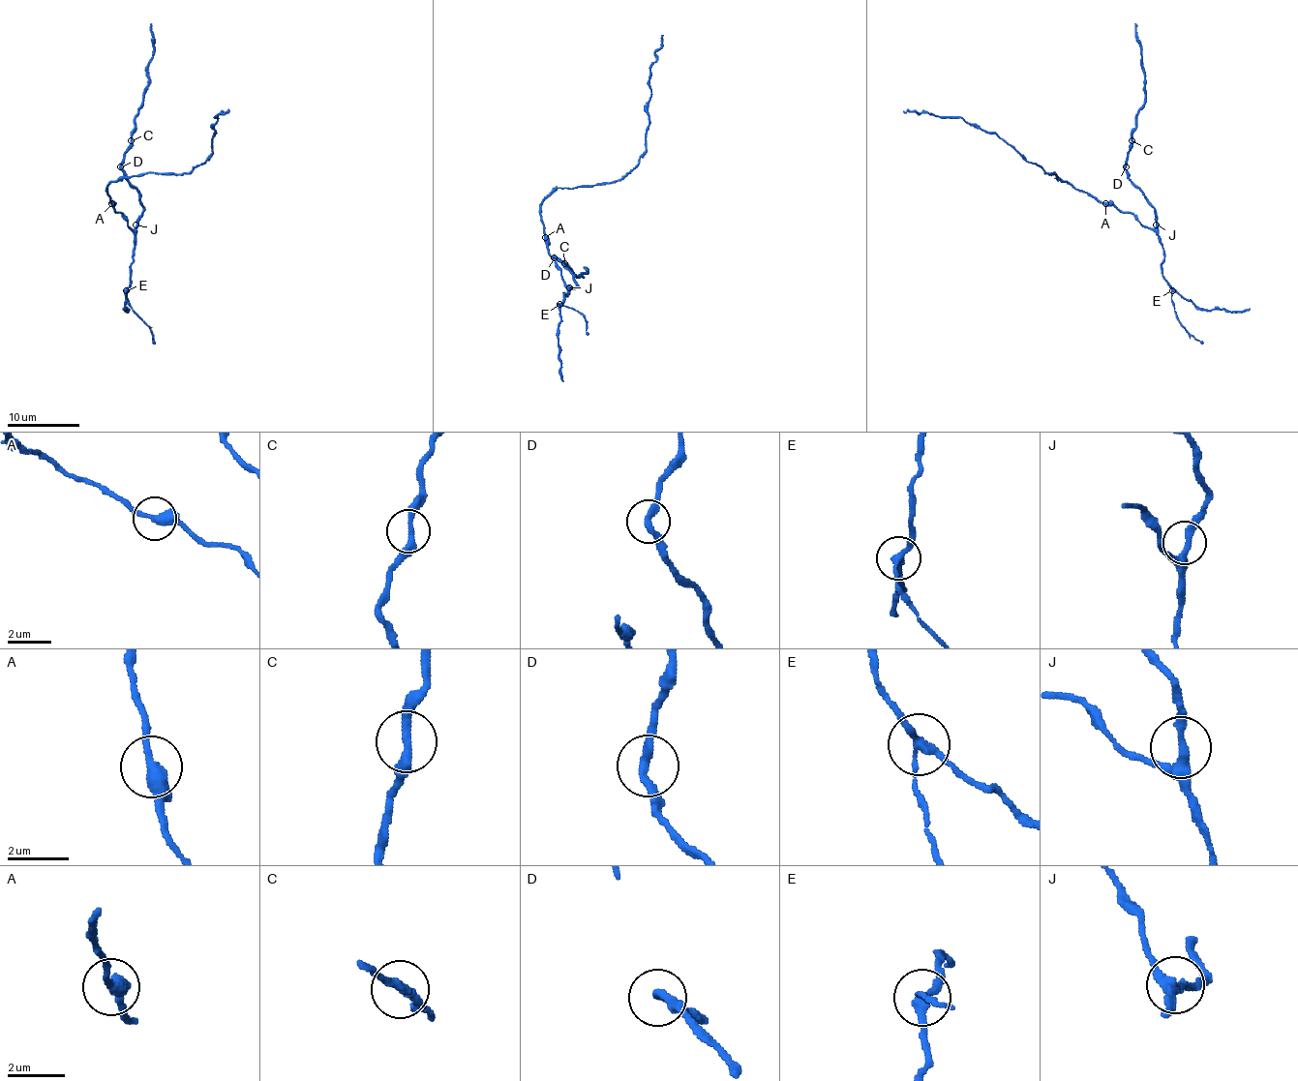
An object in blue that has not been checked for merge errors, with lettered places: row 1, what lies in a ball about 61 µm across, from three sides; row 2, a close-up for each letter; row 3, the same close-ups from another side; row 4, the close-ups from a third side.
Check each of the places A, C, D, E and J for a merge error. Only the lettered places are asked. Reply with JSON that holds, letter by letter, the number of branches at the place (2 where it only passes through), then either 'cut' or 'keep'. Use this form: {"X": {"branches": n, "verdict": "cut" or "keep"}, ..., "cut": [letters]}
{"A": {"branches": 3, "verdict": "keep"}, "C": {"branches": 2, "verdict": "keep"}, "D": {"branches": 2, "verdict": "keep"}, "E": {"branches": 3, "verdict": "keep"}, "J": {"branches": 3, "verdict": "keep"}, "cut": []}

